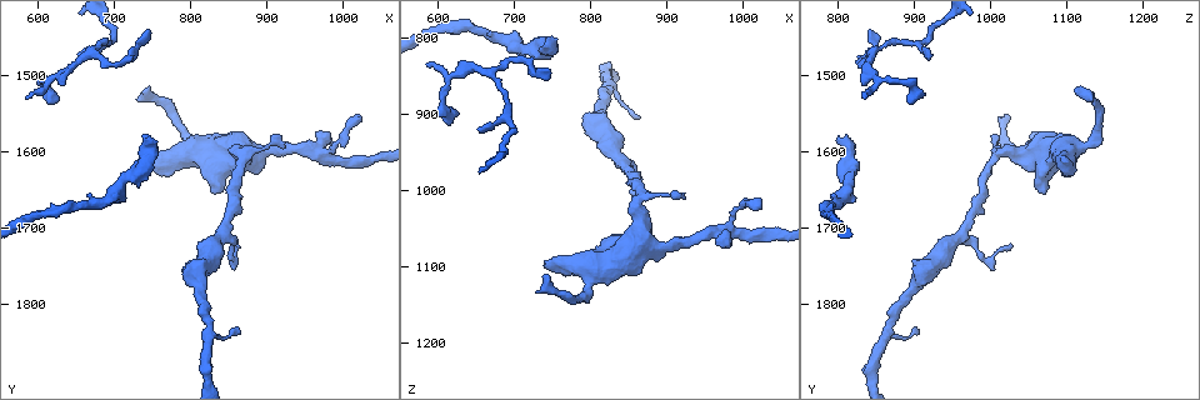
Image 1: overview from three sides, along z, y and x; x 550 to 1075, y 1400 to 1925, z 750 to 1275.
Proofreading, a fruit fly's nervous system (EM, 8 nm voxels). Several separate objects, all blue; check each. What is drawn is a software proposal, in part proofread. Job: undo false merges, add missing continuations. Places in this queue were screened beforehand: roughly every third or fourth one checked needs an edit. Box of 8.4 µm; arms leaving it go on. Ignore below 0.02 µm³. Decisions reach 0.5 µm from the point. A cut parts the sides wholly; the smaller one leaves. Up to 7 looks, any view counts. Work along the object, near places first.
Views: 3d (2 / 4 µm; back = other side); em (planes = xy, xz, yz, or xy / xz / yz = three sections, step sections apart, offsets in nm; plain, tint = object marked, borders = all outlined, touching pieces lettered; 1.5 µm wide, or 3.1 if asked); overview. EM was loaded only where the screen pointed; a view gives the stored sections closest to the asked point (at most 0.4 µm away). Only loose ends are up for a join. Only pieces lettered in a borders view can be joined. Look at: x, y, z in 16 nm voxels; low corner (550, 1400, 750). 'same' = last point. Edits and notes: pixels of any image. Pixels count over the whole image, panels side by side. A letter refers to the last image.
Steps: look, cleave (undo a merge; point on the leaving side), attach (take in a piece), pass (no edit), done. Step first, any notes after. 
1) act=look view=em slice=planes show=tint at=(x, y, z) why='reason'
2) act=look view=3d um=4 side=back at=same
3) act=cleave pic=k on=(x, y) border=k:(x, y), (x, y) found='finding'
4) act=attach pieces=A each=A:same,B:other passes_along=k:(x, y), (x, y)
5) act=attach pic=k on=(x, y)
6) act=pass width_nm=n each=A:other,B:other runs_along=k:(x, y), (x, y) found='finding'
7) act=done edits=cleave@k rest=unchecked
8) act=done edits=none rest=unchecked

act=look view=3d um=4 at=(735, 1520, 1110) why='free end'

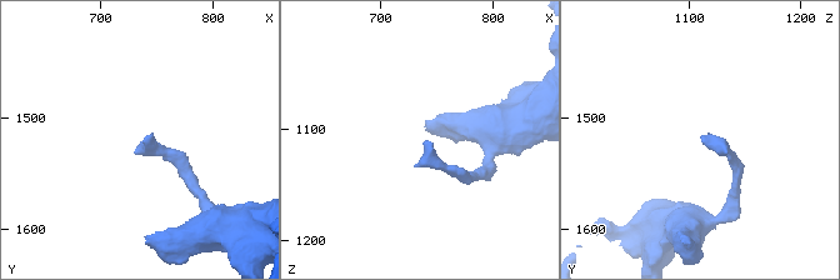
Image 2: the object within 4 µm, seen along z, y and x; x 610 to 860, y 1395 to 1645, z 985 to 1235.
act=look view=em slice=planes show=borders at=(738, 1524, 1110)

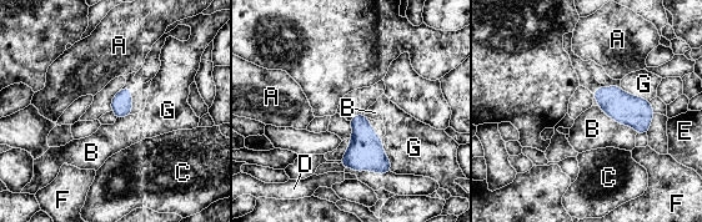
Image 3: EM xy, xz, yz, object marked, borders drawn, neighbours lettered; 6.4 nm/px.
act=pass width_nm=120 longest_contact=B:320nm each=A:other,B:other,C:other,D:other,E:other,F:other,G:other found='no lettered piece goes on from it'

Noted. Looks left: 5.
act=look view=em slice=planes show=borders at=(585, 1535, 835) why='tapers out'

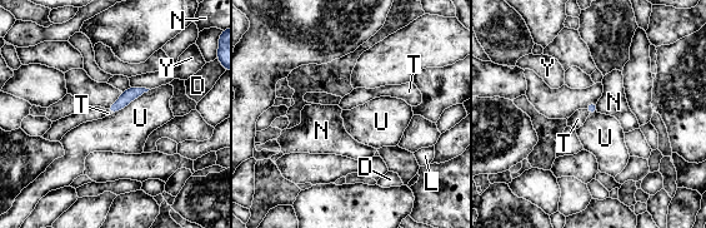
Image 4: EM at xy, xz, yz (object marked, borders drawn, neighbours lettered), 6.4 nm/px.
act=attach pieces=T width_nm=70 each=D:other,L:other,N:other,T:same,U:other,Y:other passes_along=4:(591, 108), (587, 110), (577, 119) found='it goes on there'

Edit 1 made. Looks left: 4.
act=look view=overview why='see it whole again'

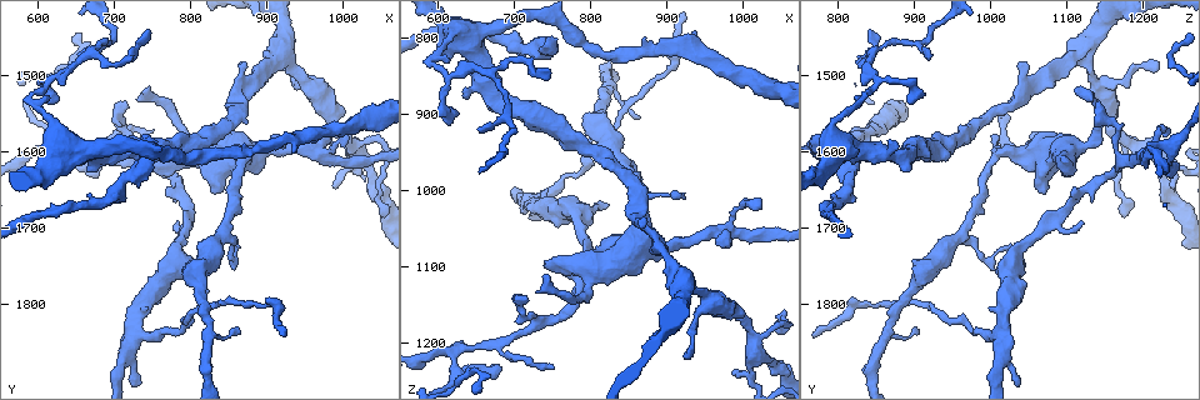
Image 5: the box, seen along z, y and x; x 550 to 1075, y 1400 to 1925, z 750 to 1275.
act=look view=3d um=4 at=(655, 1475, 925) why='branch stops here'

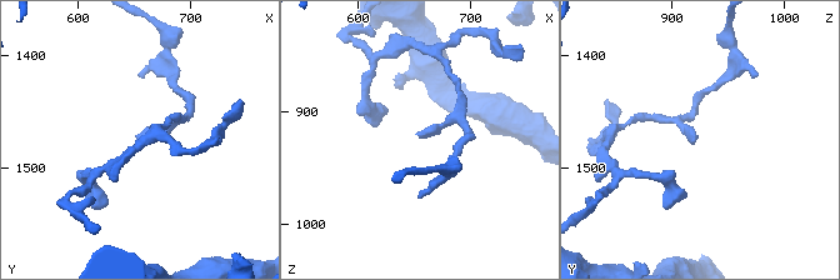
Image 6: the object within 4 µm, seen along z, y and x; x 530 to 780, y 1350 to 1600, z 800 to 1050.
act=look view=em slice=xz step=8 show=tint at=(654, 1474, 922) why='now the EM'

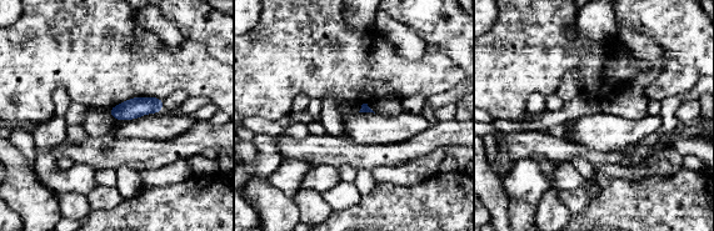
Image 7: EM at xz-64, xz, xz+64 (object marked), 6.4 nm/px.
act=look view=em slice=yz step=8 show=borders at=same

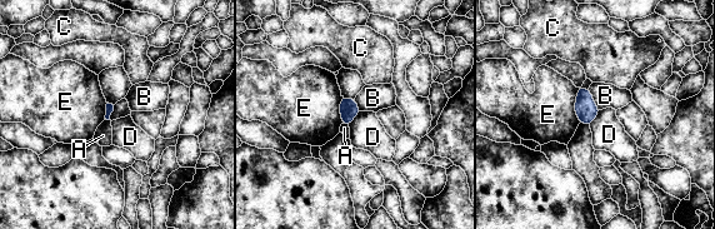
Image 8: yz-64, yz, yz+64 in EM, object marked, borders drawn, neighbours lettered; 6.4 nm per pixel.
act=pass each=A:other,B:other,C:other,D:other,E:other border=8:(600, 110), (589, 124) found='no lettered piece goes on from it'

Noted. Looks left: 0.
act=done edits=attach@4 rest=unchecked

